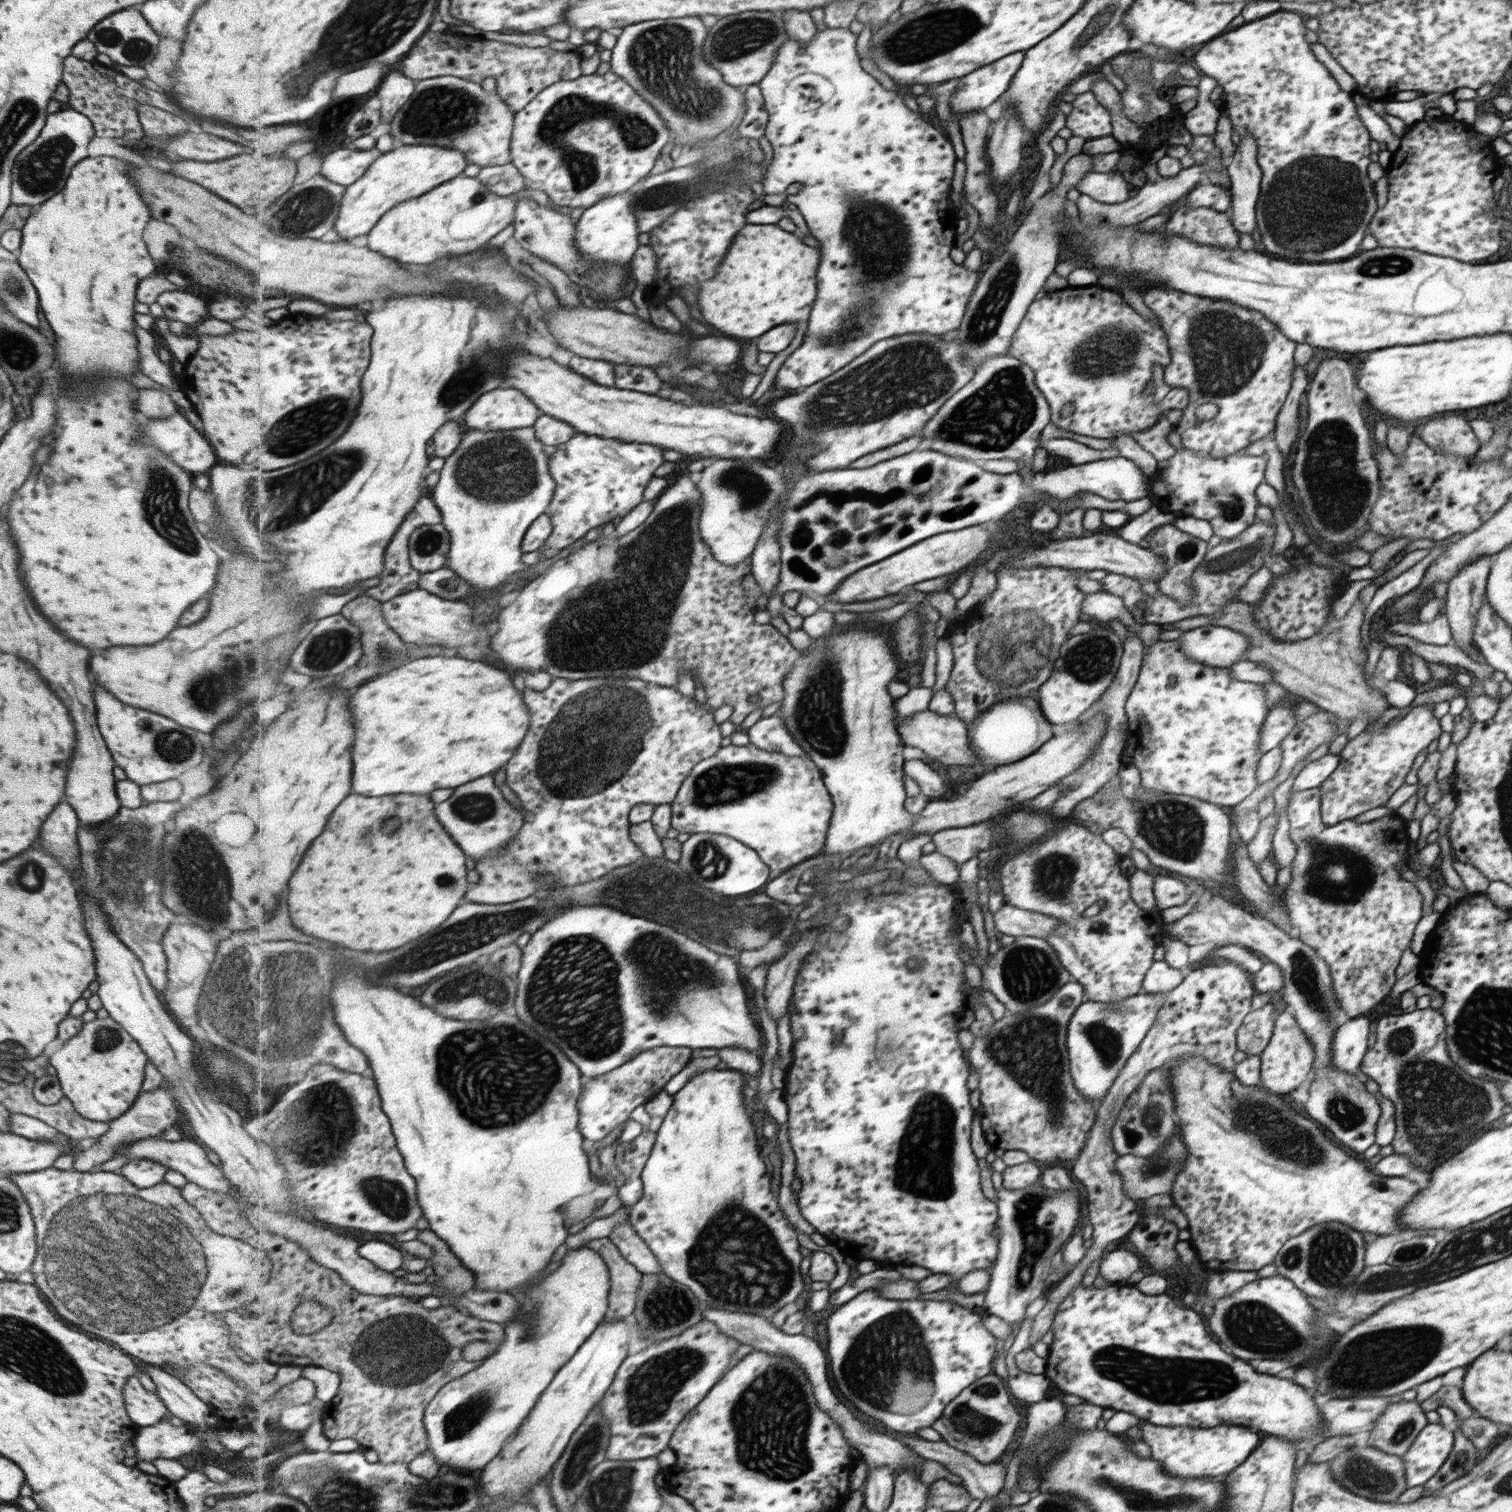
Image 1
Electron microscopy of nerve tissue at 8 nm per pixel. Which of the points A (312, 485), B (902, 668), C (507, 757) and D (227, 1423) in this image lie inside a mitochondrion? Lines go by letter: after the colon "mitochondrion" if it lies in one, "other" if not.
A: mitochondrion
B: other
C: other
D: other

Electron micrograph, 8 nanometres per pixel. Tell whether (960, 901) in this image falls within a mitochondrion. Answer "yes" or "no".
no

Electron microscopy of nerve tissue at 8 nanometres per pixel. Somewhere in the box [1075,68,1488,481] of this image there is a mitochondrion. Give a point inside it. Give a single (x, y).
(1314, 204)

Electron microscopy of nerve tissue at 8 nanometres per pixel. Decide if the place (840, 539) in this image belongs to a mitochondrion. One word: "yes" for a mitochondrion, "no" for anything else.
no

